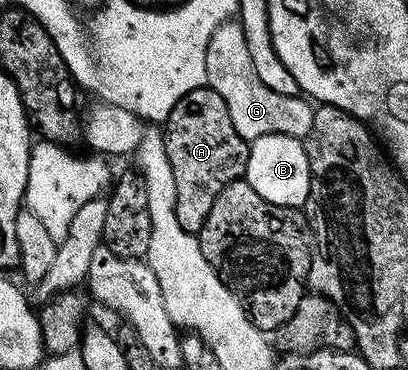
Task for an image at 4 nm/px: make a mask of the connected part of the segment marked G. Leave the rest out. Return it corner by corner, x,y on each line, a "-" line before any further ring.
239,20
222,23
214,35
210,35
210,43
206,43
206,79
207,88
218,91
218,95
226,99
230,123
234,123
234,131
238,131
244,141
251,143
262,135
286,135
297,139
308,136
310,123
314,123
313,102
304,95
278,95
278,91
270,91
270,87
258,79
258,71
254,71
254,63
250,63
246,35

